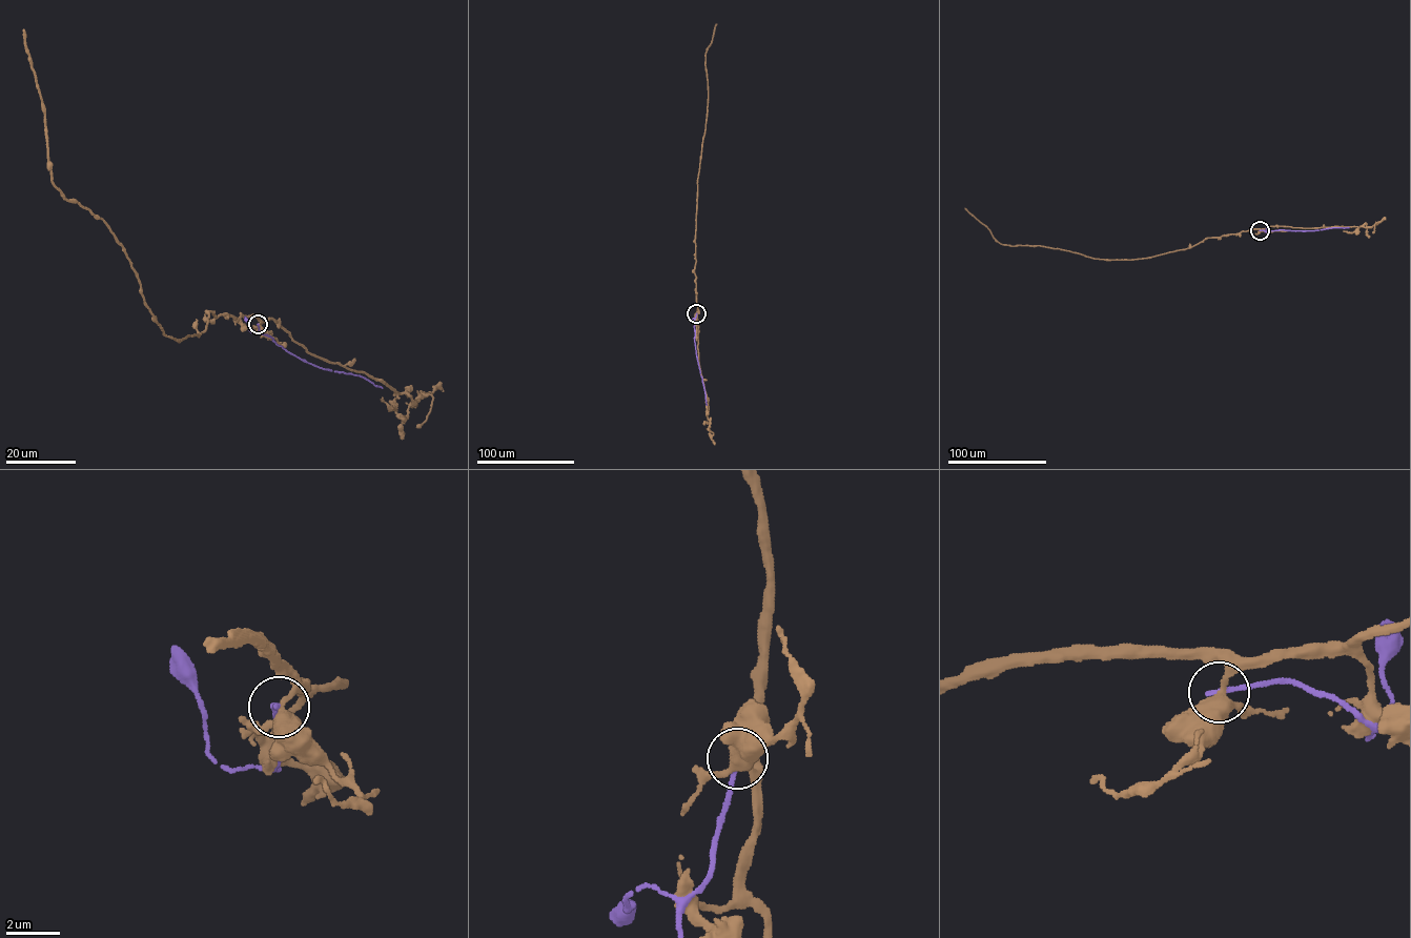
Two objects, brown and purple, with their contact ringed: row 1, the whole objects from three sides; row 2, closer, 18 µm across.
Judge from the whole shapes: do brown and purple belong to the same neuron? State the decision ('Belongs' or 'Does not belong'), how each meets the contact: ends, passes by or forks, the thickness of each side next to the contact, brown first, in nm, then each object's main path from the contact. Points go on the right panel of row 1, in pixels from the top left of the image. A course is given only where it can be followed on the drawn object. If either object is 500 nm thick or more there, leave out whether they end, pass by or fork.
Does not belong. At the ring brown forks. At the ring purple ends. Thickness 360 nm (brown) against 190 nm. Course of brown: (1260, 230), (1205, 239), (1190, 247), (1146, 258), (1100, 259), (1059, 248), (1001, 244), (965, 208). Course of purple: (1260, 230), (1349, 227)

